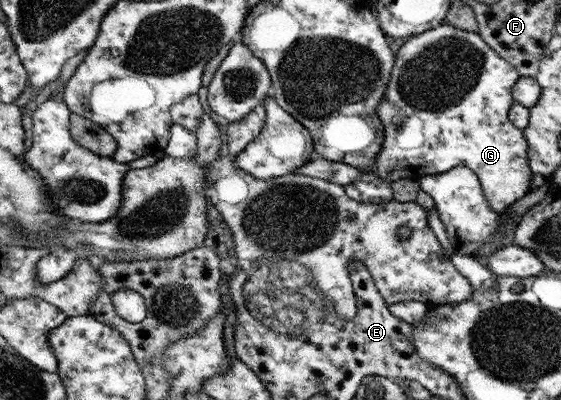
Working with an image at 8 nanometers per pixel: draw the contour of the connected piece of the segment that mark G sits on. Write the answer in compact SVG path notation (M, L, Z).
M441 24L434 29L428 30L411 37L397 50L395 66L391 74L388 89L383 96L383 100L377 106L378 114L382 119L382 128L384 128L384 142L381 153L378 154L378 160L374 162L372 172L381 180L393 182L399 178L413 178L419 180L424 175L434 175L446 173L455 167L470 168L480 180L485 198L488 205L495 211L502 214L506 208L513 204L519 198L523 198L530 190L530 181L534 177L529 163L529 143L525 140L525 131L516 127L509 118L509 109L514 105L513 86L521 75L513 63L507 62L505 58L499 56L494 48L491 48L485 39L478 32L459 30L458 27L449 24Z

